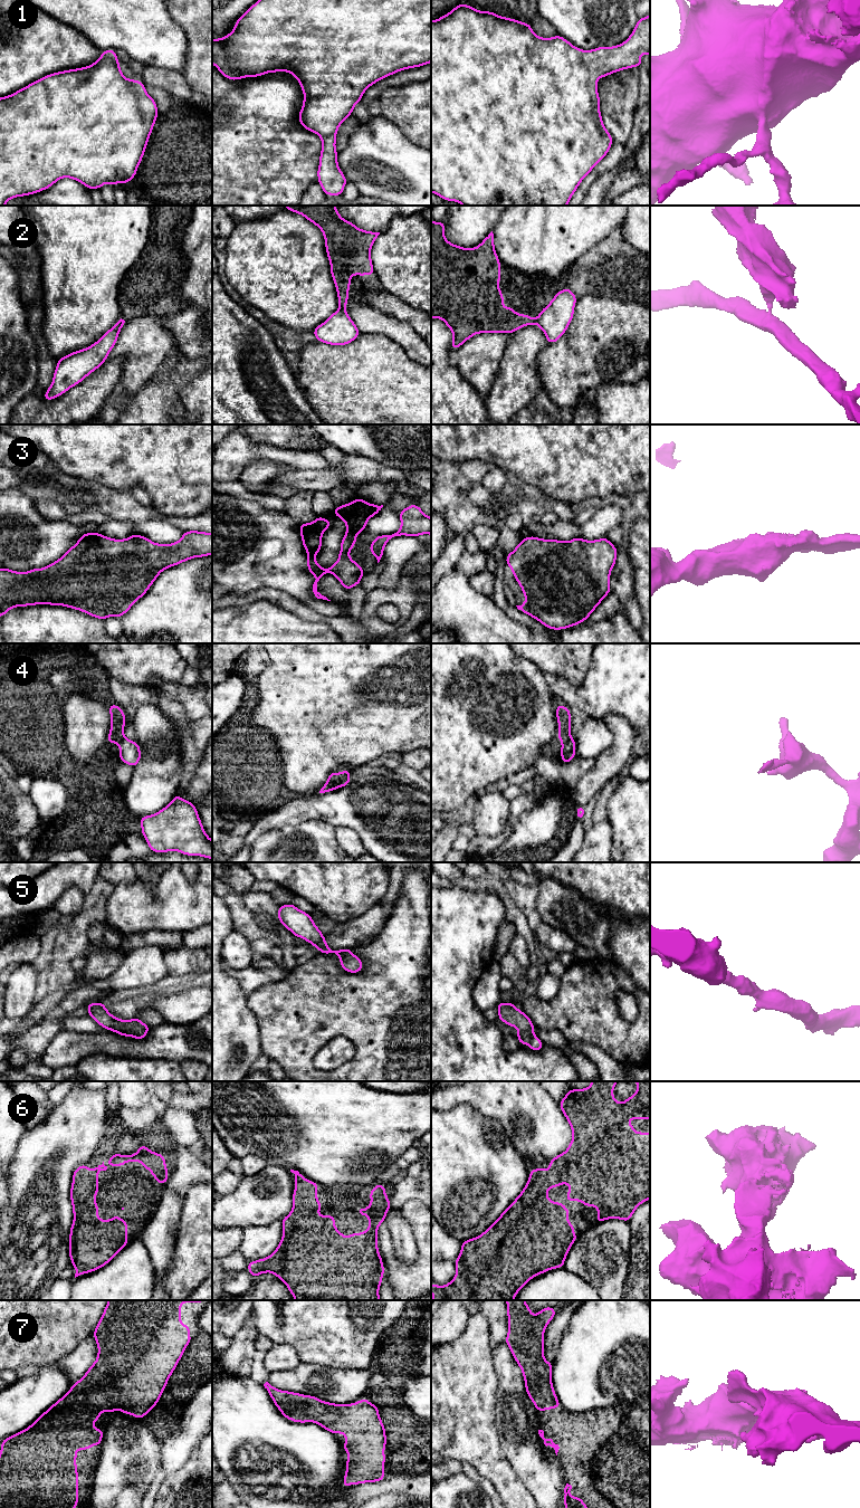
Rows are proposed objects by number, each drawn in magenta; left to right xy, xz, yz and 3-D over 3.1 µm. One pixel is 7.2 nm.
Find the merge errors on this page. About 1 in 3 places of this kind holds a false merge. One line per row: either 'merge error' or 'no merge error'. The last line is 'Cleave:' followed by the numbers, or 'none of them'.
1: no merge error
2: merge error
3: no merge error
4: merge error
5: no merge error
6: no merge error
7: no merge error
Cleave: 2, 4

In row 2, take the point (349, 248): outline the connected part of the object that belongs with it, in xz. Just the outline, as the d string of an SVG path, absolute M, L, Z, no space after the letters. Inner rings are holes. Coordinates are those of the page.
M285 206L285 208L304 216L322 230L340 309L346 311L351 276L375 275L371 248L380 232L357 228L353 222L343 219L335 206Z

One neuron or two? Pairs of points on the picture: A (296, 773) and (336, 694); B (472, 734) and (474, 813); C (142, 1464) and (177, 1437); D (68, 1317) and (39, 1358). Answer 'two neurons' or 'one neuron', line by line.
A: one neuron
B: two neurons
C: two neurons
D: one neuron

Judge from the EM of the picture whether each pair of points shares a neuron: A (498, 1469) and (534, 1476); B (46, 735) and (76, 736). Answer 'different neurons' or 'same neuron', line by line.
A: different neurons
B: different neurons

